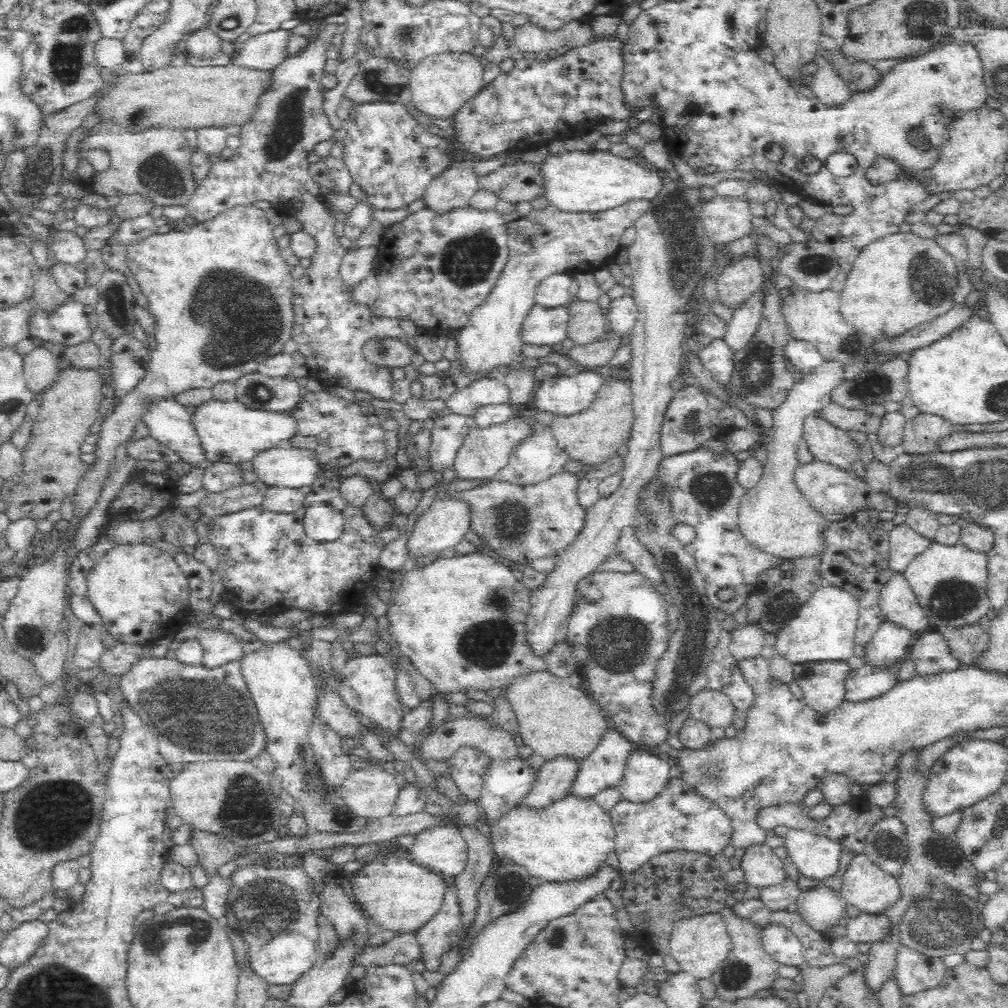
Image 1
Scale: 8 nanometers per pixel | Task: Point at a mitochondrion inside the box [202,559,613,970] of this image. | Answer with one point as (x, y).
(268, 908)

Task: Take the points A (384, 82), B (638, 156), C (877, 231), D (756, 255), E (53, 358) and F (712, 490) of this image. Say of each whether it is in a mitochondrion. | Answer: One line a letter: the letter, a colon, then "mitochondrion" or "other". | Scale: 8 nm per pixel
A: mitochondrion
B: other
C: other
D: other
E: other
F: mitochondrion

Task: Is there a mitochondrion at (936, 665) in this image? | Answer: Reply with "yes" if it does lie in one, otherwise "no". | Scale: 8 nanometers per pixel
no

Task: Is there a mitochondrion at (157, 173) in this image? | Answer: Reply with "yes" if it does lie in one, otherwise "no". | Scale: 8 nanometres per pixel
yes

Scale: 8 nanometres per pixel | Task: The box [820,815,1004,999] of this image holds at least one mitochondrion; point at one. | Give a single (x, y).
(947, 920)

